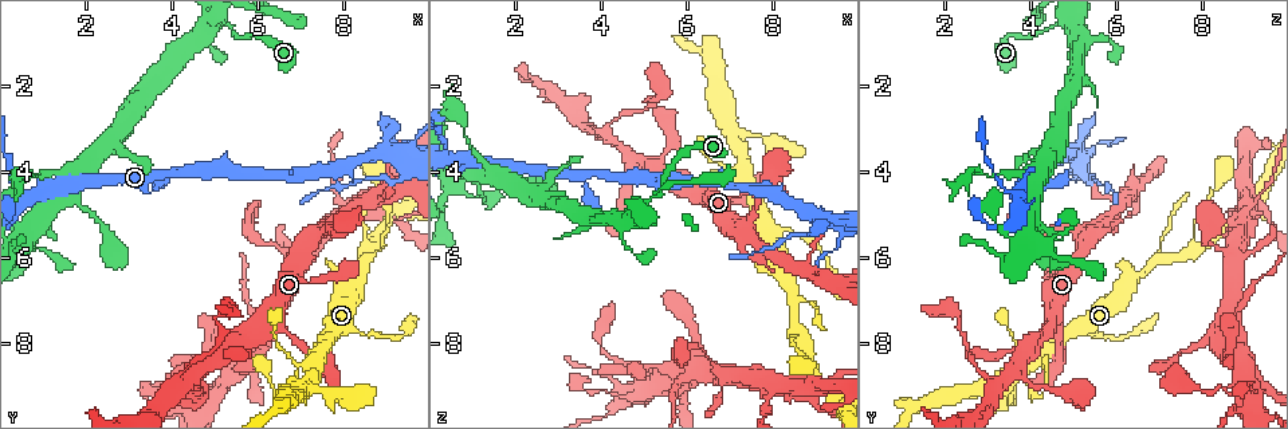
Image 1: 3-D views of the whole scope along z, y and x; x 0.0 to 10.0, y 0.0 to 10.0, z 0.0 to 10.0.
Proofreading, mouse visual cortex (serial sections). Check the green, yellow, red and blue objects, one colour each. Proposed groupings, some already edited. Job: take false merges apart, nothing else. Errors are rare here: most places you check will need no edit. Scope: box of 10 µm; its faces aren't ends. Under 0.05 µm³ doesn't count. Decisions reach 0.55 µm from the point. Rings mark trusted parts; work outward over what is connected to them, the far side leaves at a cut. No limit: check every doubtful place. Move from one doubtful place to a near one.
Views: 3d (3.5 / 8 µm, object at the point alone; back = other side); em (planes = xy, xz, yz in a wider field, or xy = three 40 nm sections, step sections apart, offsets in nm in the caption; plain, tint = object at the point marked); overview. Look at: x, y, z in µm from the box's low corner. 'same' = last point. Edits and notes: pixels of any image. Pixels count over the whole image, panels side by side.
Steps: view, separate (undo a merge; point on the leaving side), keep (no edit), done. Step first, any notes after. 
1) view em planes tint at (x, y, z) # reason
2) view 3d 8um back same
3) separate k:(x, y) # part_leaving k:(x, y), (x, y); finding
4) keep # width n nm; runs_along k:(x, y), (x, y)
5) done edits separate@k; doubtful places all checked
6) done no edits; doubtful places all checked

view 3d 3.5um back at (8.90, 3.65, 4.90) # side arm on a straight run

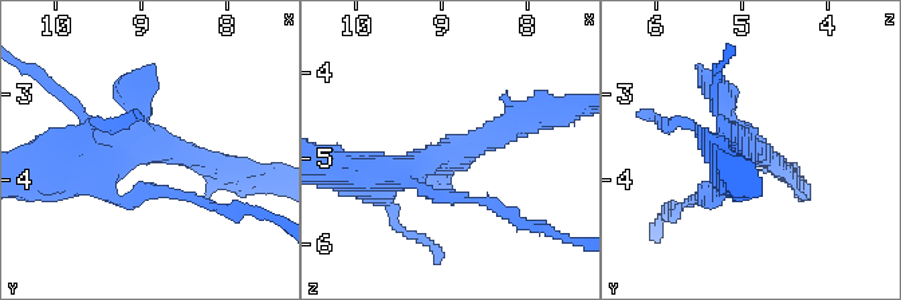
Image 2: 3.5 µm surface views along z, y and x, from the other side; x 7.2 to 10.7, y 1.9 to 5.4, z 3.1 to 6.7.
view em xy step 2 plain at (8.90, 3.60, 4.95)

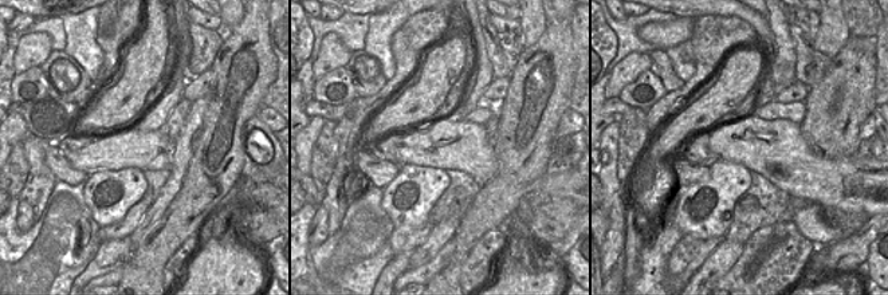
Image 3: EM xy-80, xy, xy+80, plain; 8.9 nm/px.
view em xy step 2 tint same # with the object marked

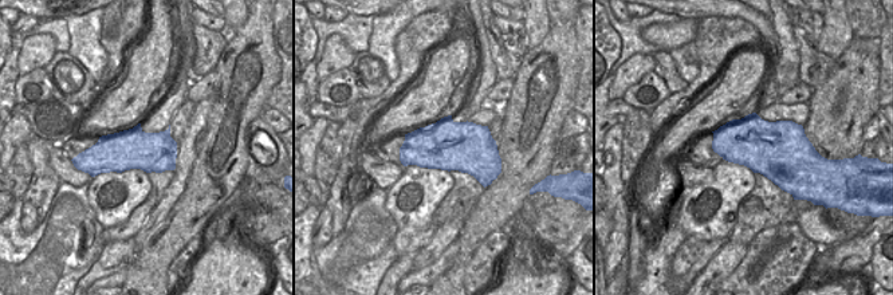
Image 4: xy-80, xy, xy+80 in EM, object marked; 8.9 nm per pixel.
keep # one cell here

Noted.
view 3d 3.5um at (0.90, 5.80, 4.55) # three arms meet

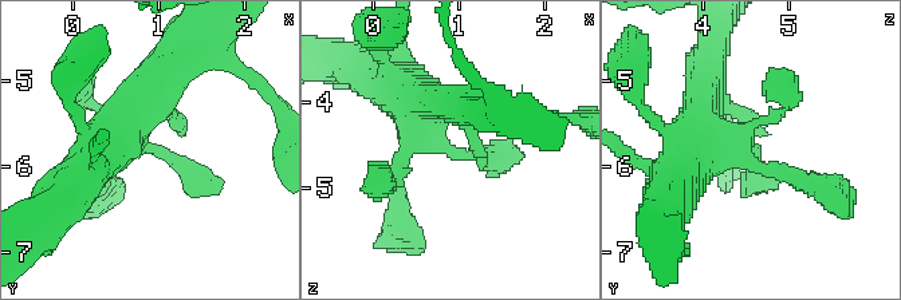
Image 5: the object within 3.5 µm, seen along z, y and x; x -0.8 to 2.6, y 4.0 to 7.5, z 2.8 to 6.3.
view em xy step 2 tint at (0.90, 5.80, 4.60)

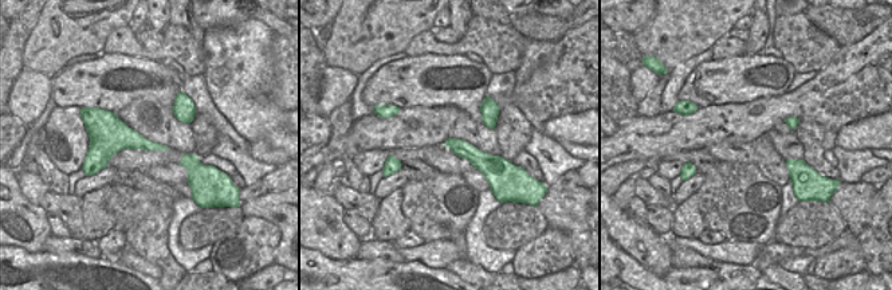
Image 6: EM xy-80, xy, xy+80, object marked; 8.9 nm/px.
keep # runs_along 5:(128, 119), (115, 143), (157, 147), (215, 193); one cell here

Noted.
view 3d 3.5um at (0.60, 4.55, 3.70) # branch point

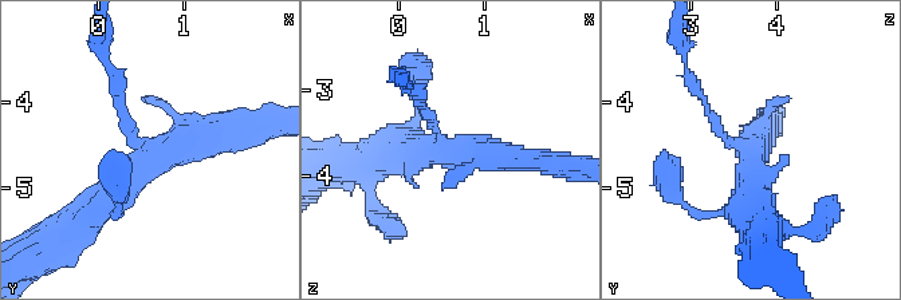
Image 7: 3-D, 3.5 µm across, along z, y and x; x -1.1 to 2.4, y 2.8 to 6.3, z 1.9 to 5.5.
view em xy step 5 tint at (0.65, 4.50, 3.70) # now the EM

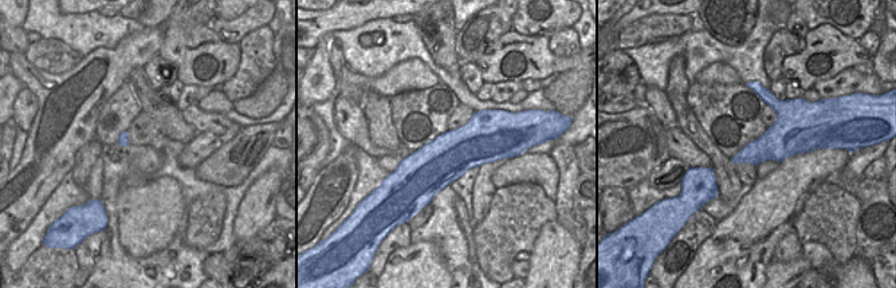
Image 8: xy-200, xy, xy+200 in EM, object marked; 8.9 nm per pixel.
keep # runs_along 7:(240, 131), (154, 149), (117, 210); all the same cell

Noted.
view 3d 3.5um at (4.15, 8.90, 3.15) # three-way junction

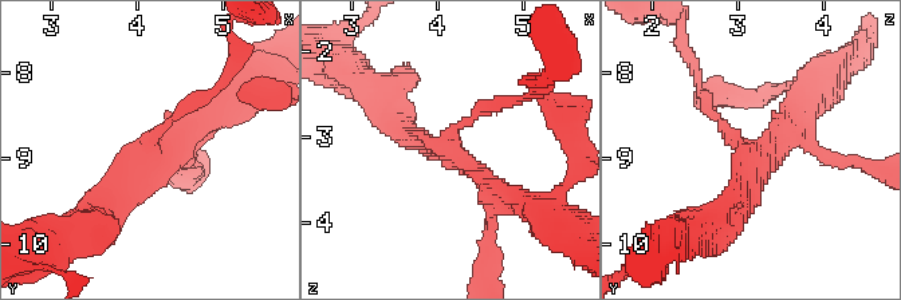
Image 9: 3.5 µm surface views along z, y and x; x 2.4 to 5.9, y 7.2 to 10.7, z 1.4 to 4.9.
view em xy step 1 tint at (4.15, 8.90, 3.10)

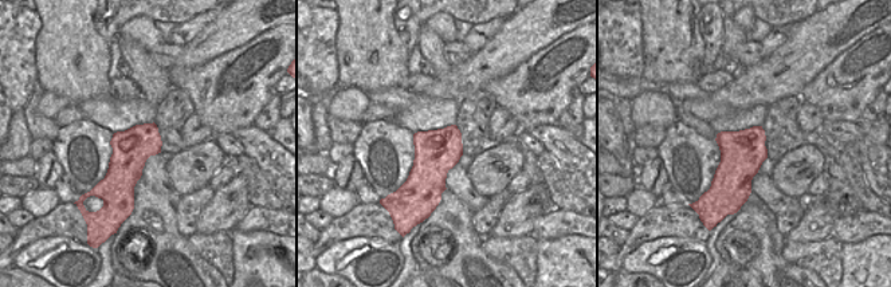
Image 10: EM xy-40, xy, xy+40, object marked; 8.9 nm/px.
view em xy step 3 tint same

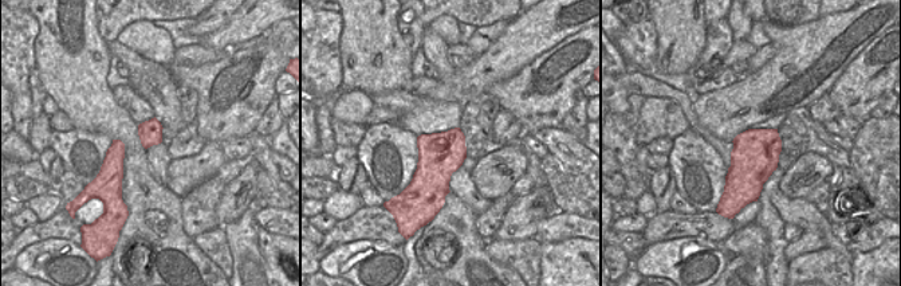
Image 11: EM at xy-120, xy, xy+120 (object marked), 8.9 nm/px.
keep # arm_widths 150, 250, 300 nm; runs_along 9:(801, 121), (746, 150), (705, 97); continuous, no second cell

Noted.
done no edits; doubtful places all checked

